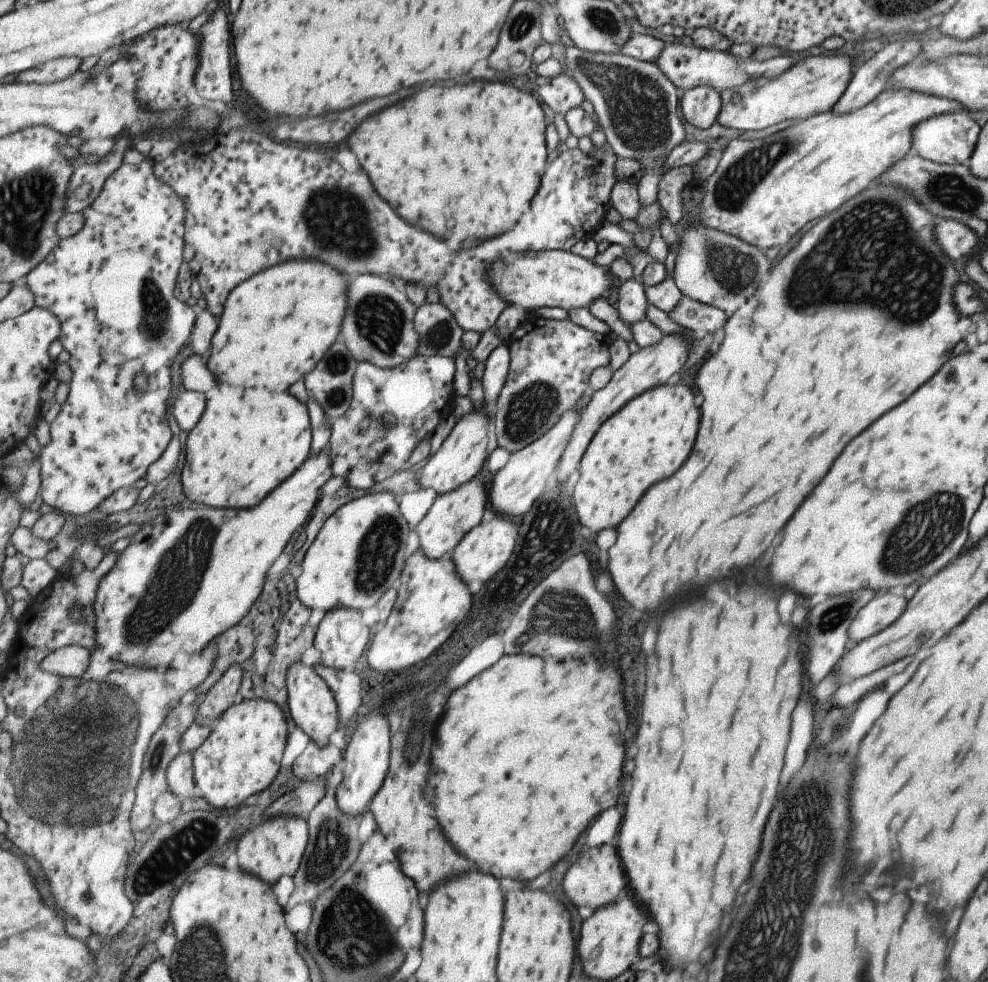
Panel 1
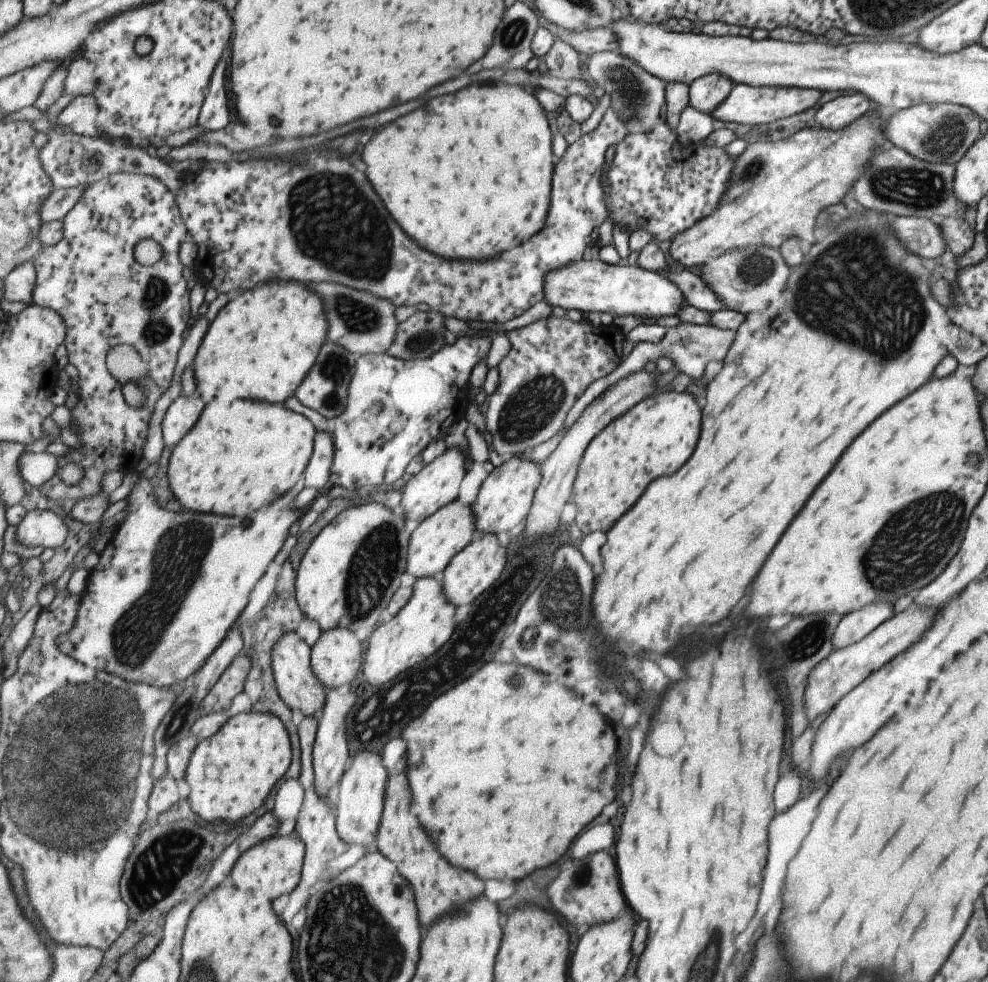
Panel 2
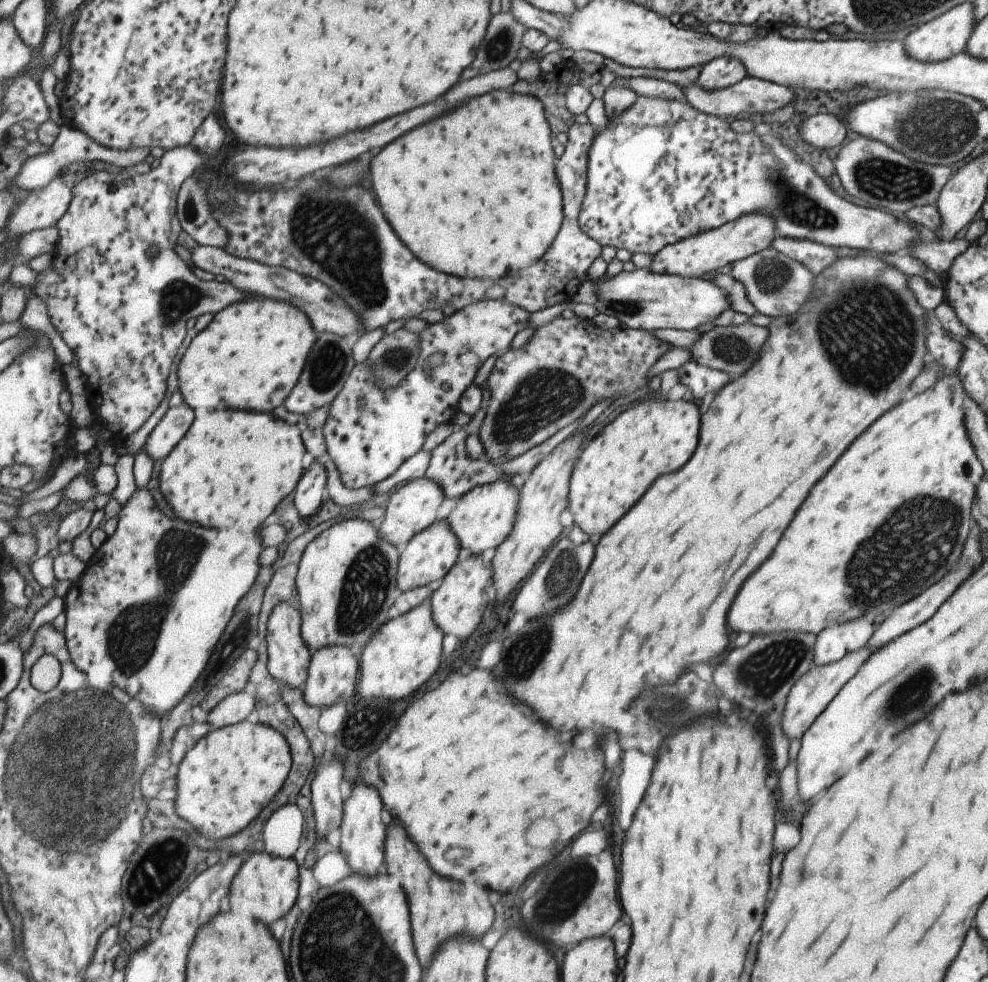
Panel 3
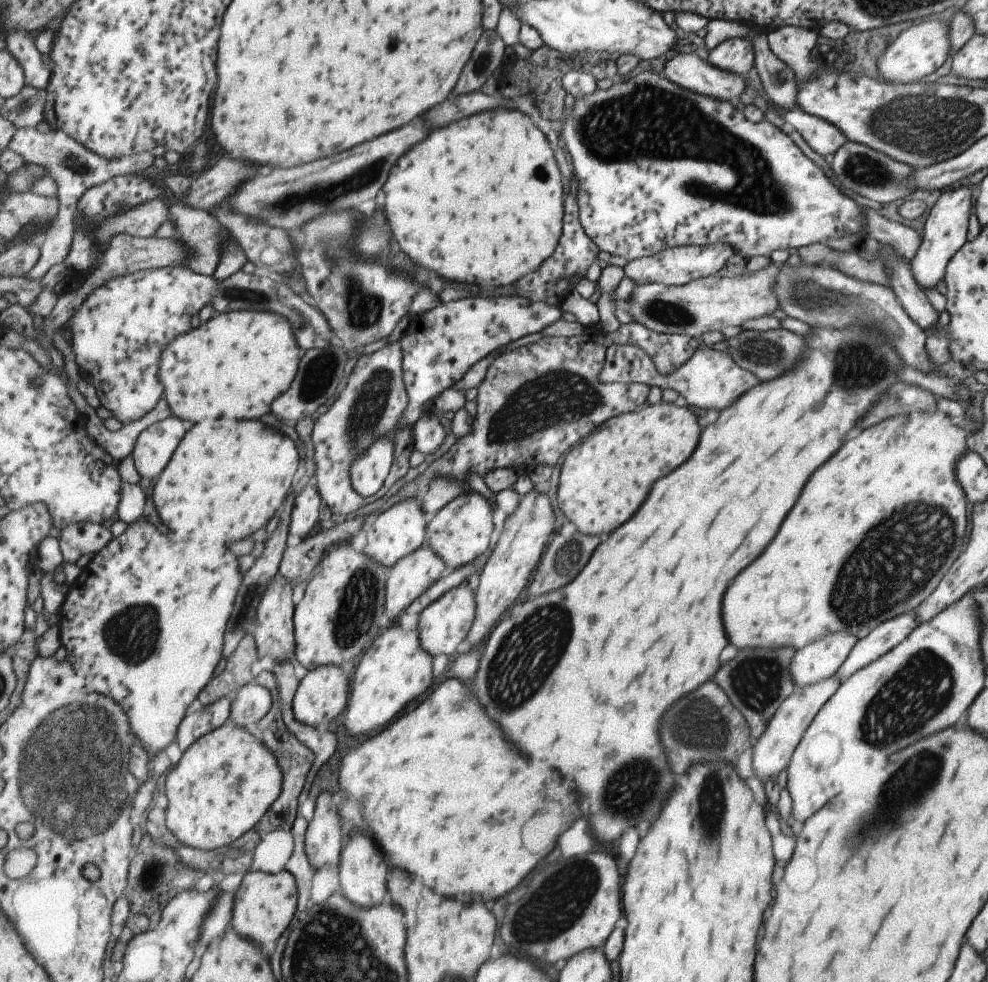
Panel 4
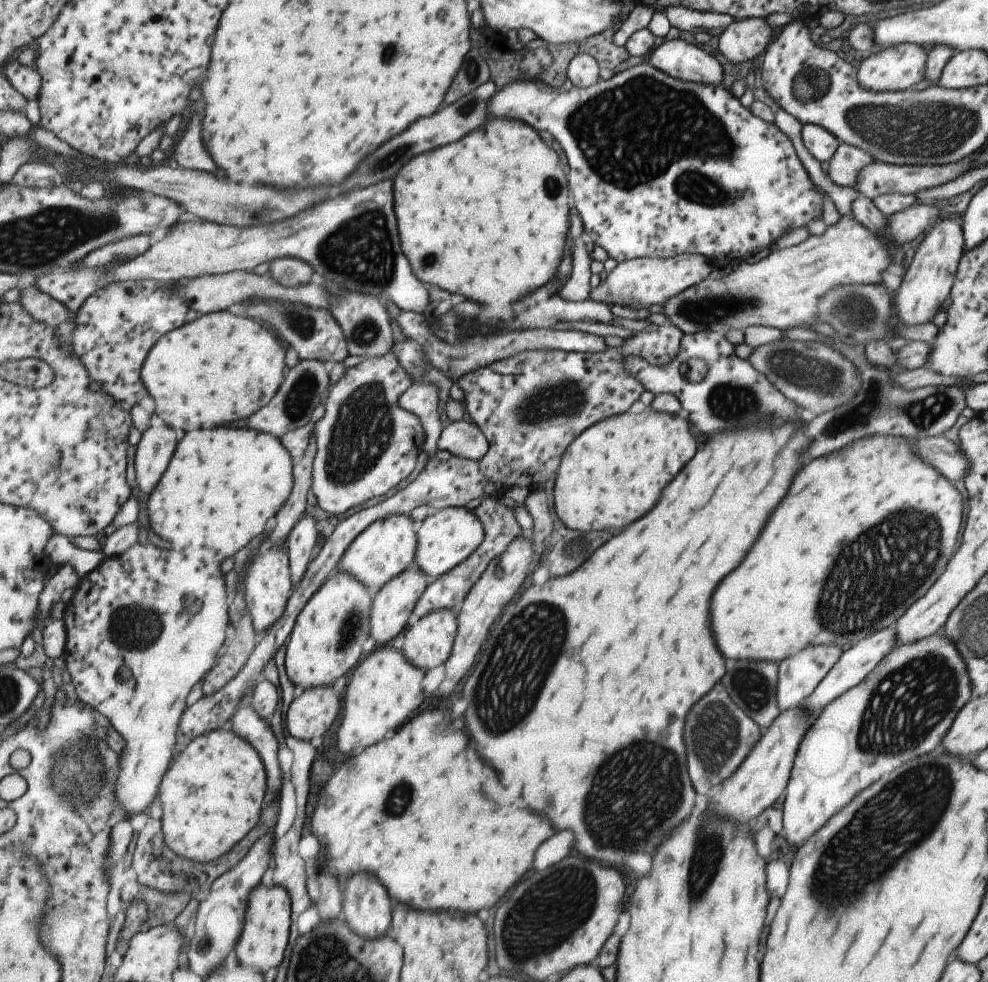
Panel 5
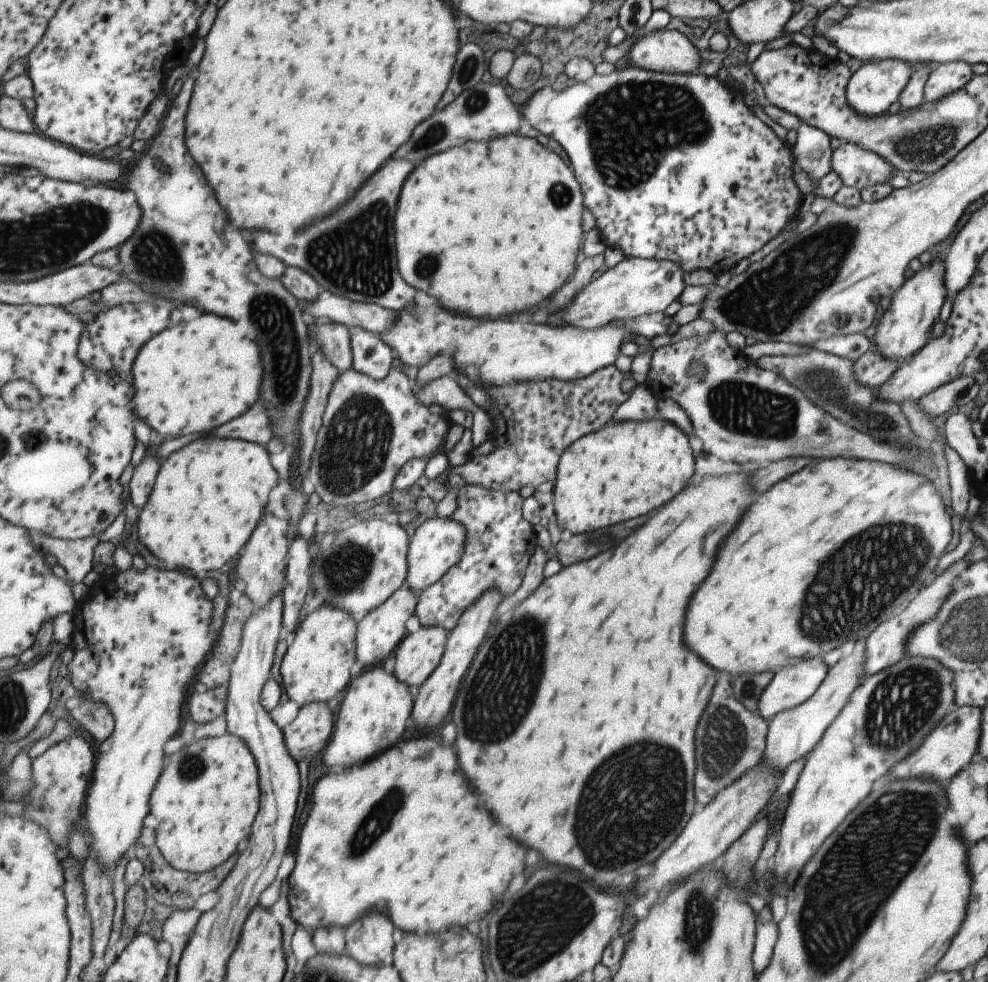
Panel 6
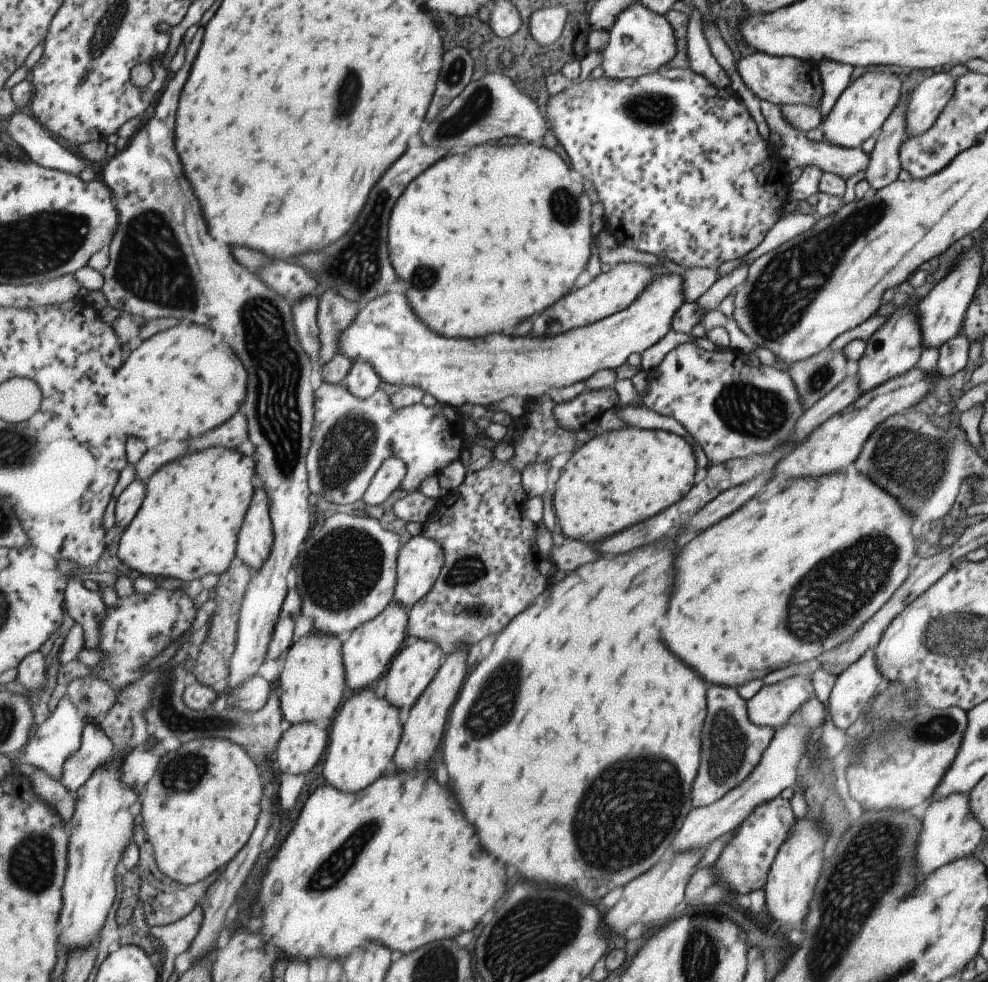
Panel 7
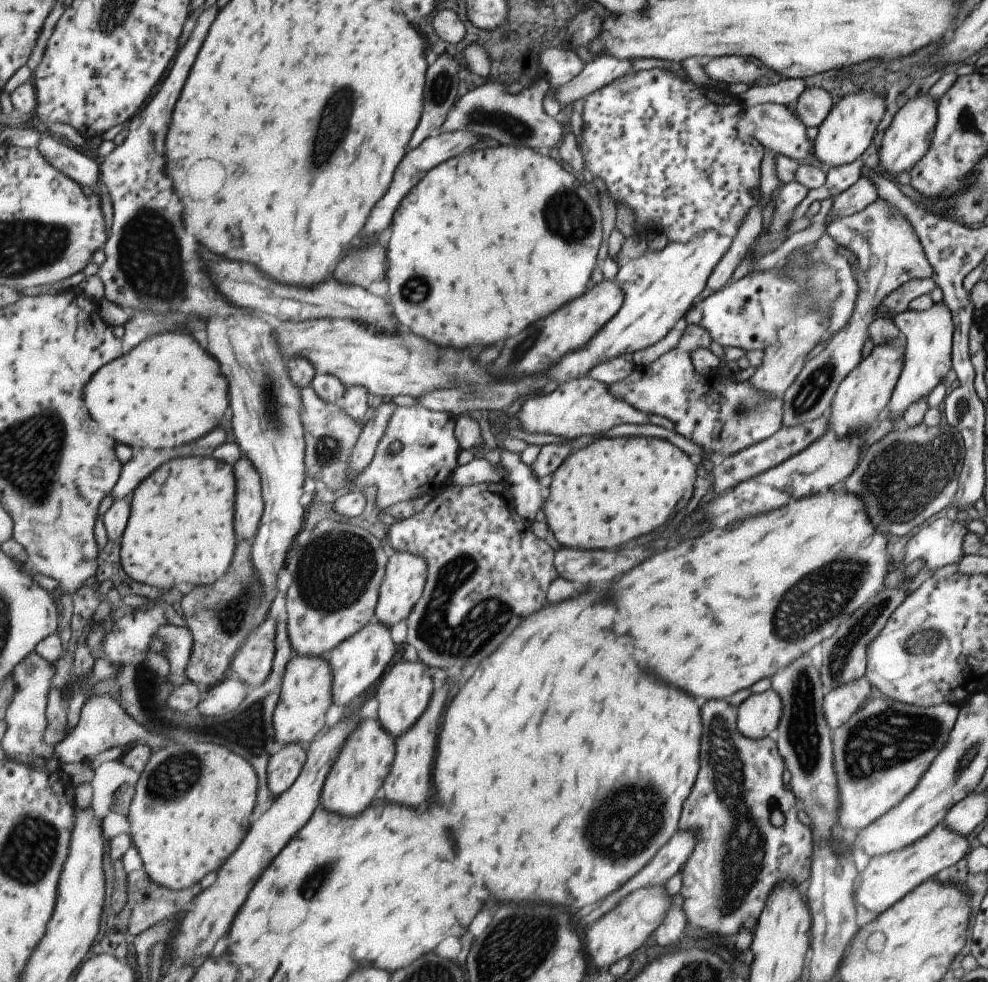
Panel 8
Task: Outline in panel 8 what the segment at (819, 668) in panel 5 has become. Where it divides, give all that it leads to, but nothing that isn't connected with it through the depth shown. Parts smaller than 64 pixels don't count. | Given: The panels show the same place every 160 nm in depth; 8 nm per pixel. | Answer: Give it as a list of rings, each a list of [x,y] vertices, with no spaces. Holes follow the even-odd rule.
[[[771,687],[753,693],[736,707],[737,730],[750,739],[773,735],[781,709],[779,695]]]

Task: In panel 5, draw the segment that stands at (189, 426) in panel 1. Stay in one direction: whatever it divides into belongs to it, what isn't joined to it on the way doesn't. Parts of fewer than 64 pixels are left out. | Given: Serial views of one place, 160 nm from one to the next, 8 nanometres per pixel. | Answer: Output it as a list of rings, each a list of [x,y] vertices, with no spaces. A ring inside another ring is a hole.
[[[159,420],[142,433],[135,453],[139,490],[152,494],[158,488],[179,443],[178,432]]]

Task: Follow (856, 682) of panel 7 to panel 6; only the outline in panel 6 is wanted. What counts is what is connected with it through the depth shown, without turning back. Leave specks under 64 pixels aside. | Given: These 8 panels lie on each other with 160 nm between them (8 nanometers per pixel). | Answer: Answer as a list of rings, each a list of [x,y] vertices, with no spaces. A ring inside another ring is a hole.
[[[964,557],[950,564],[942,572],[936,574],[931,581],[927,582],[923,588],[909,601],[909,604],[901,609],[895,616],[881,623],[877,628],[868,634],[864,645],[866,646],[866,663],[864,670],[864,678],[877,671],[883,670],[892,664],[895,664],[906,652],[905,645],[908,636],[912,631],[921,626],[923,623],[929,622],[937,614],[938,609],[944,603],[952,592],[953,581],[962,574],[962,572],[970,565]]]

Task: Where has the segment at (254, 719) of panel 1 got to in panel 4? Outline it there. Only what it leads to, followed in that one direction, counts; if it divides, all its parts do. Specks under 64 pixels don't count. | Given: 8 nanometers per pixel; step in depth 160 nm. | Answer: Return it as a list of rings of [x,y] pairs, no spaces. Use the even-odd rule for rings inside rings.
[[[223,725],[196,740],[176,757],[176,767],[166,779],[165,794],[169,800],[166,821],[172,833],[184,845],[215,851],[235,843],[246,832],[255,828],[280,798],[283,787],[284,769],[272,748],[265,742],[257,742],[257,738],[241,726]]]

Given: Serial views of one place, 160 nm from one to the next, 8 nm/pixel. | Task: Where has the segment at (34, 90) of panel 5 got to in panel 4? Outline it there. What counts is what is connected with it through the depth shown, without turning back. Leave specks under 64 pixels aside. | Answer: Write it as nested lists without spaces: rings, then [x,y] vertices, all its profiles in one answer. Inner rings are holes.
[[[25,29],[8,34],[8,49],[19,61],[26,74],[27,86],[37,90],[47,89],[52,72],[47,68],[48,58],[43,56],[36,45],[36,35]]]

